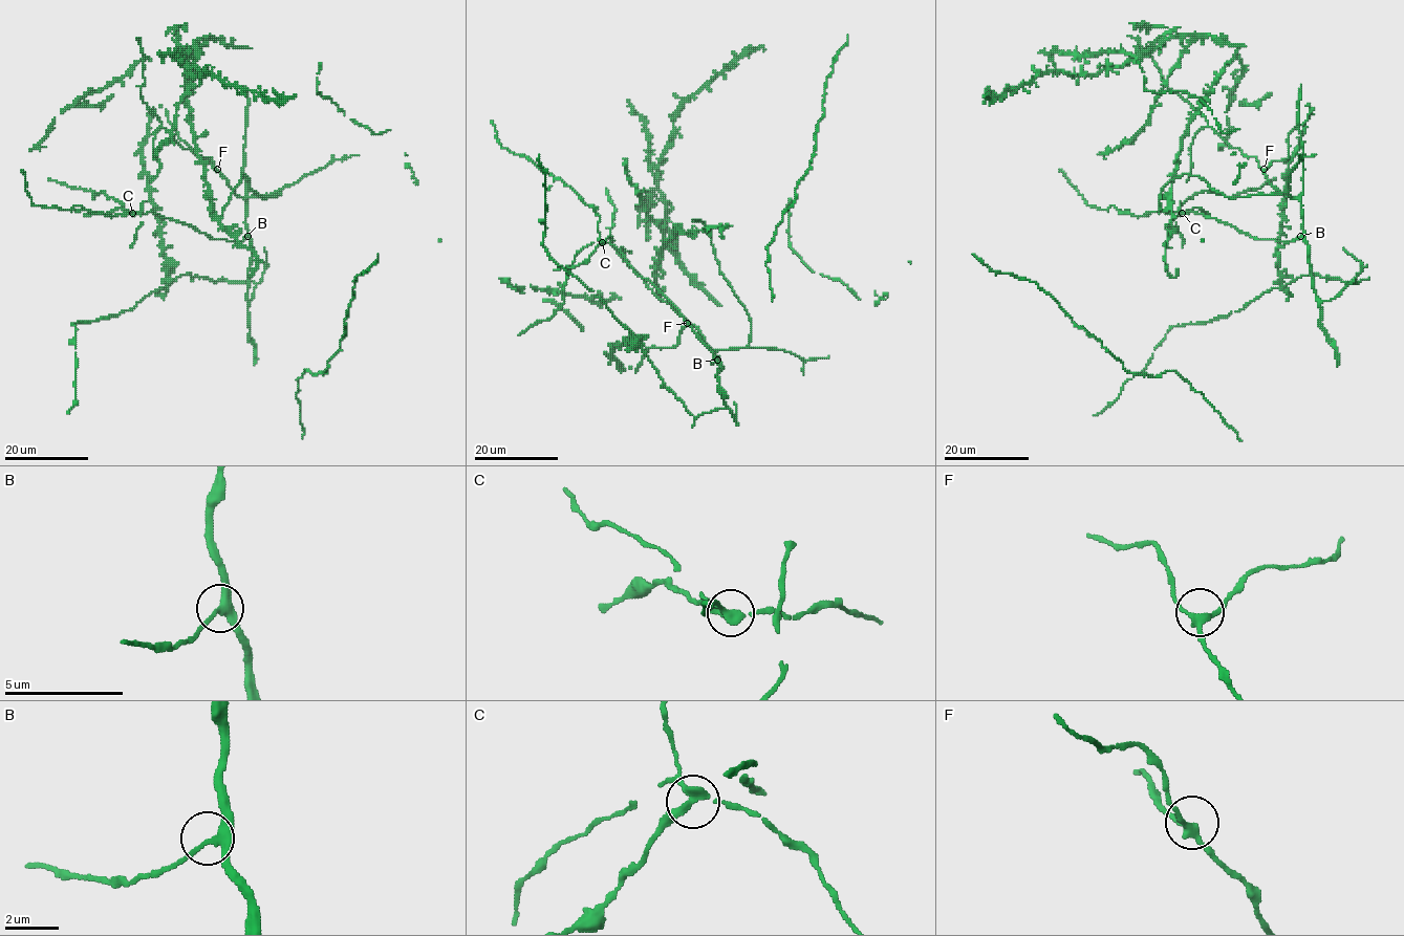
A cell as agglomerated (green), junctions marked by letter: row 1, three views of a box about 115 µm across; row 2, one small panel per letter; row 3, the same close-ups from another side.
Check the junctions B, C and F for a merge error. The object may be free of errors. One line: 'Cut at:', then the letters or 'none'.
Cut at: C

